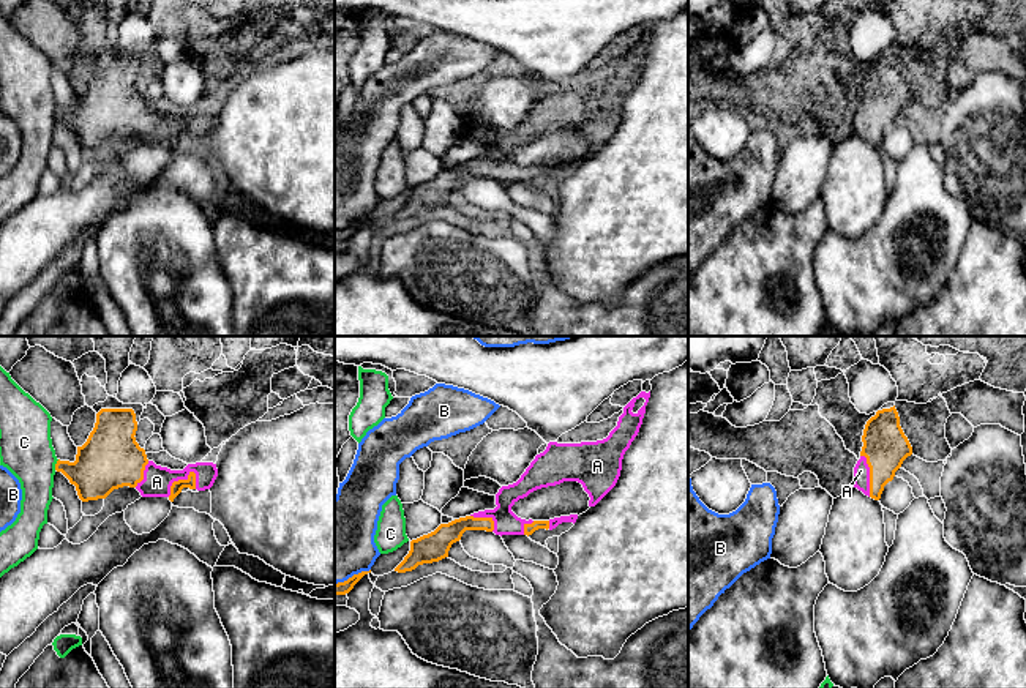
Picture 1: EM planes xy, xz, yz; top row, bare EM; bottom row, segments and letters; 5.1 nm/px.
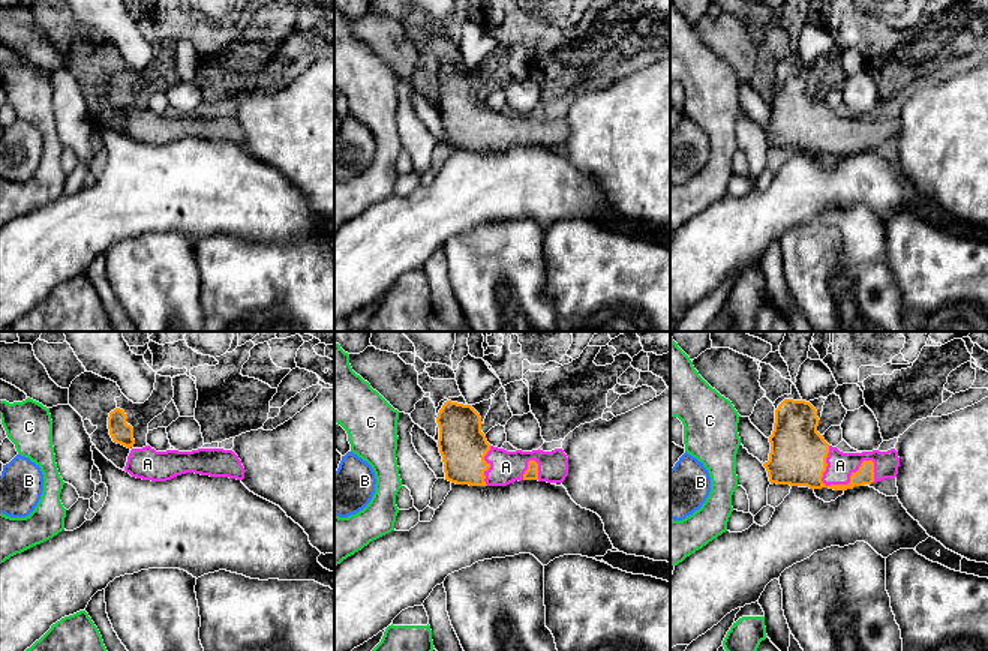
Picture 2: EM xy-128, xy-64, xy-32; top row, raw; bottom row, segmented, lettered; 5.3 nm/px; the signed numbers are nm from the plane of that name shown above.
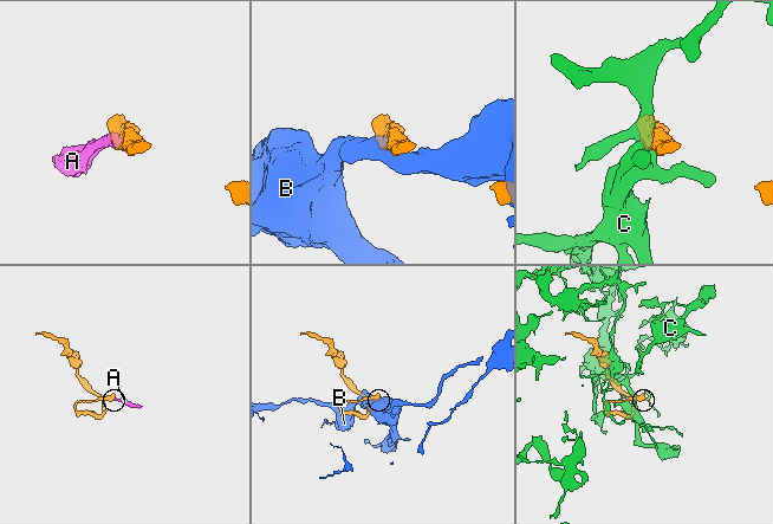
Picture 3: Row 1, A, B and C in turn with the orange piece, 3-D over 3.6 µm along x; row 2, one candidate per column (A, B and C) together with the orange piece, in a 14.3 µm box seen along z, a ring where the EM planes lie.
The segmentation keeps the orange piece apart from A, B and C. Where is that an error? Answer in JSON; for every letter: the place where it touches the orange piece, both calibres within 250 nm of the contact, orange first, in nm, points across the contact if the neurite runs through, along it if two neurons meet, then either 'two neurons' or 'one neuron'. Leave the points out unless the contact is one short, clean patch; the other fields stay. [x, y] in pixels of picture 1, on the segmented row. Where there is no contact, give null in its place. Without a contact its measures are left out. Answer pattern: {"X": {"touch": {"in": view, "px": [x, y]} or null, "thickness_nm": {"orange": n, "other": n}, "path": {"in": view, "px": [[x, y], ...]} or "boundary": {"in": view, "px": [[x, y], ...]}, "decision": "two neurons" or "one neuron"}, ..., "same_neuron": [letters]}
{"A": {"touch": {"in": "xy", "px": [179, 480]}, "thickness_nm": {"orange": 60, "other": 150}, "path": {"in": "xy", "px": [[177, 486], [179, 480], [157, 482]]}, "decision": "one neuron"}, "B": {"touch": {"in": "xz", "px": [354, 575]}, "thickness_nm": {"orange": 70, "other": 400}, "decision": "two neurons"}, "C": {"touch": {"in": "xy", "px": [56, 464]}, "thickness_nm": {"orange": 280, "other": 280}, "boundary": {"in": "xy", "px": [[59, 459], [54, 469]]}, "decision": "two neurons"}, "same_neuron": ["A"]}

